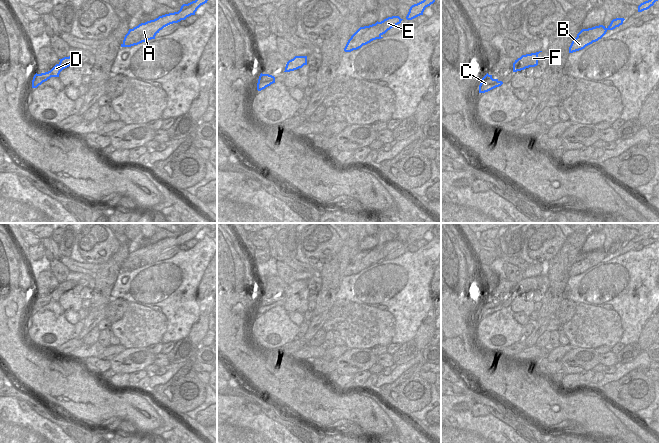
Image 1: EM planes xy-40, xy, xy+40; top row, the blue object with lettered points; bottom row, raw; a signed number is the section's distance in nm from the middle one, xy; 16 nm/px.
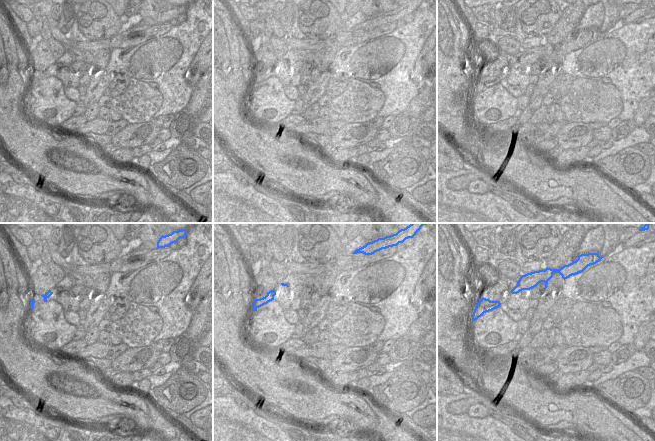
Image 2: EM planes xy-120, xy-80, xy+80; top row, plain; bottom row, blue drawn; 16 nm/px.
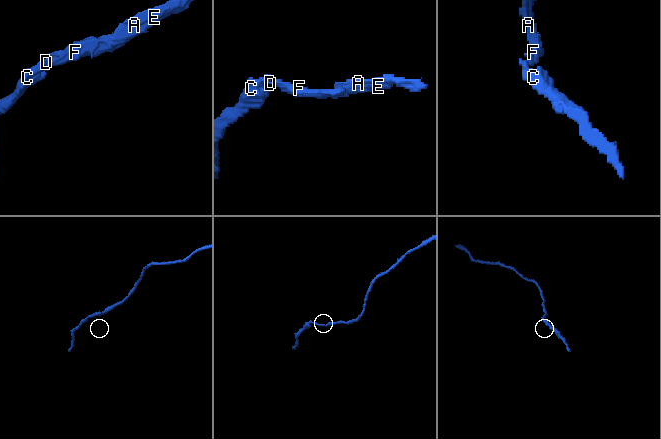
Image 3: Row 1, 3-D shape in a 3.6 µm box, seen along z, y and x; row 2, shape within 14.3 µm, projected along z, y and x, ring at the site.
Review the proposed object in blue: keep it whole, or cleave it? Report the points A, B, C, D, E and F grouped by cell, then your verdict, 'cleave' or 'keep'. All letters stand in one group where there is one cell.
A B C D E F | keep

